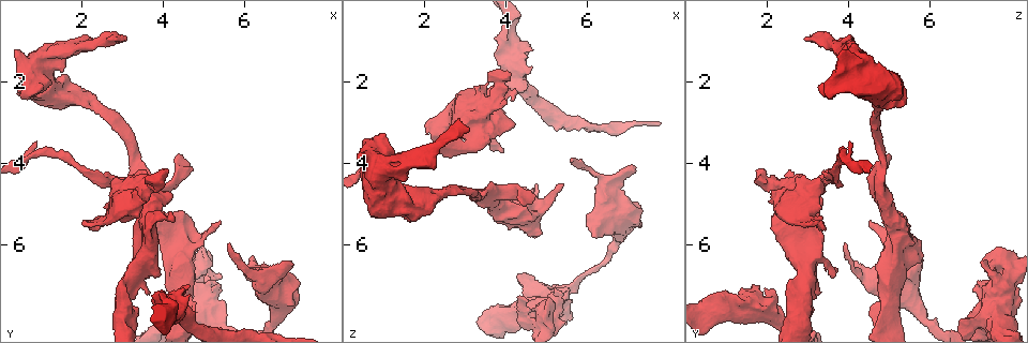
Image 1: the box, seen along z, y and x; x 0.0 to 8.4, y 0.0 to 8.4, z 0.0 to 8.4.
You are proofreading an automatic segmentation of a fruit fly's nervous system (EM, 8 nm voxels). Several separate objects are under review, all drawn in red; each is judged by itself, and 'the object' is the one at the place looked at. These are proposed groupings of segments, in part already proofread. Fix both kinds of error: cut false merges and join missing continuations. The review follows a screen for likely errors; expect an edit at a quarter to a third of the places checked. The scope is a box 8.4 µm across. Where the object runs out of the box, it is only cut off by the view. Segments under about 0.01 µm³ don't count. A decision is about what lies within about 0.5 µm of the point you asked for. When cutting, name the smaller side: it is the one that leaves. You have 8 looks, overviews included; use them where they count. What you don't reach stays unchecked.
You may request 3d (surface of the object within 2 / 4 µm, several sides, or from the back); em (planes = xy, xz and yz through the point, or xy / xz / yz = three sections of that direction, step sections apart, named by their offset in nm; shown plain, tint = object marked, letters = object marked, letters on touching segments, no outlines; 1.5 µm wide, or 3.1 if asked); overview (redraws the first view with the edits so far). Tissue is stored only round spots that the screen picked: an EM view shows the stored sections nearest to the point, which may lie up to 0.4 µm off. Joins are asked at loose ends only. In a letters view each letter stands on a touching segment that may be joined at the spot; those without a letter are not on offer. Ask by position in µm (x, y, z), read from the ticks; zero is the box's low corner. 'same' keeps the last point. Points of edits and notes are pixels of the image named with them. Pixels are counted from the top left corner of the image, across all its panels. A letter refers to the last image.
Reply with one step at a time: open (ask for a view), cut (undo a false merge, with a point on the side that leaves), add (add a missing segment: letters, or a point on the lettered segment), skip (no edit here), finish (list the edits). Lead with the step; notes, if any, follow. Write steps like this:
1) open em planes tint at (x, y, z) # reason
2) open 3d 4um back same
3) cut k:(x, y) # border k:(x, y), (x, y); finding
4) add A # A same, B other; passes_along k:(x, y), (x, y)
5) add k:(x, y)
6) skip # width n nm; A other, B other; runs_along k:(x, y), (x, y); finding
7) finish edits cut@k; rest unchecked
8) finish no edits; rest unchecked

open 3d 4um at (3.15, 0.90, 3.15) # an open end

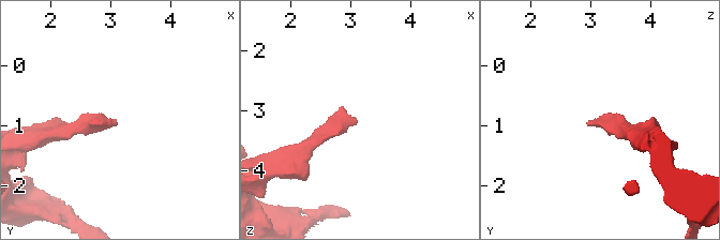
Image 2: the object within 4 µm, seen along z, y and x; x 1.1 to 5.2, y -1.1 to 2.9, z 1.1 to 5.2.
open em planes letters at (3.10, 0.90, 3.15) # need the tissue

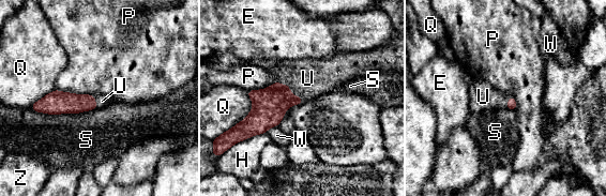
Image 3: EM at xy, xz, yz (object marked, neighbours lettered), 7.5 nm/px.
add U # E other, H other, P other, Q other, S other, U same, W other, Z other; it goes on there

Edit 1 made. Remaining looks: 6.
open em planes letters at (7.20, 6.45, 4.10) # branch stops here

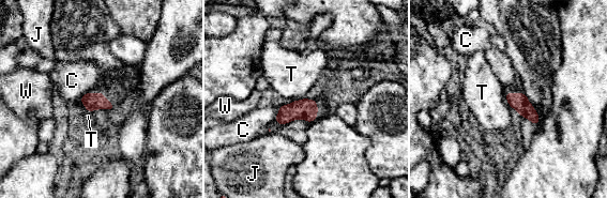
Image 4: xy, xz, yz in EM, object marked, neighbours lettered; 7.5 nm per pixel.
skip # C other, J other, T other, W other; none of them fits

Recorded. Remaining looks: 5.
open em planes letters at (4.20, 7.55, 1.75) # arms run side by side

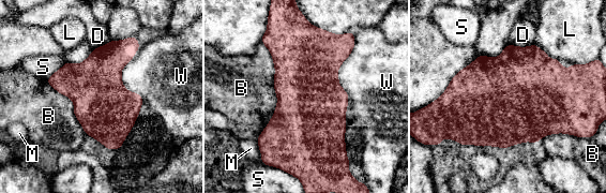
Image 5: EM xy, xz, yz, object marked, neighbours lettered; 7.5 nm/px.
skip # width 600 nm; B other, D other, L other, M other, S other, W other; border 5:(274, 62), (276, 107), (256, 139); one cell here

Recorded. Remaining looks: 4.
finish edits add@3; rest unchecked

